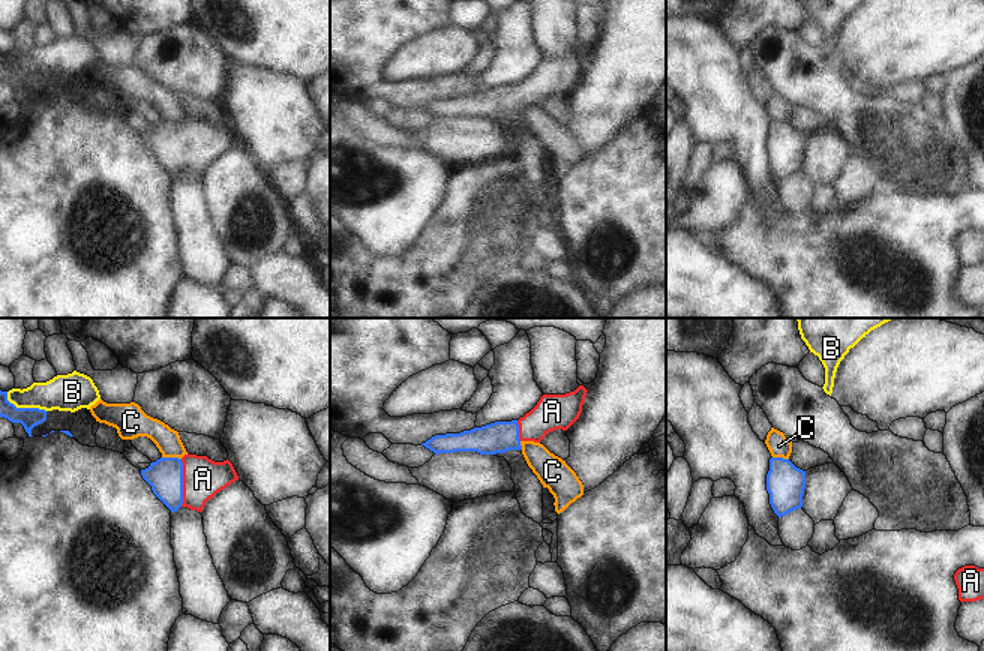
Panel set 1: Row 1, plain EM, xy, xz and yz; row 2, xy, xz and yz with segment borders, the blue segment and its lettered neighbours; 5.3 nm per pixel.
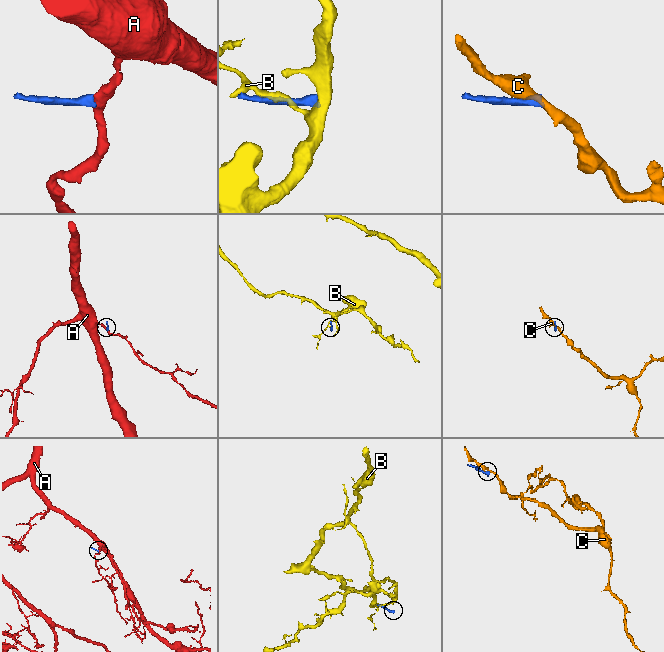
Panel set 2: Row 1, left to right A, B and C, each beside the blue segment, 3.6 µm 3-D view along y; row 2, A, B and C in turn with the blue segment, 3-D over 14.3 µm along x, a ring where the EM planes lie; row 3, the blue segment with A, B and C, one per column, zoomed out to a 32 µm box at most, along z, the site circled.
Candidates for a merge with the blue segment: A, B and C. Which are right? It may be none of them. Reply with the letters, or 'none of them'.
A

